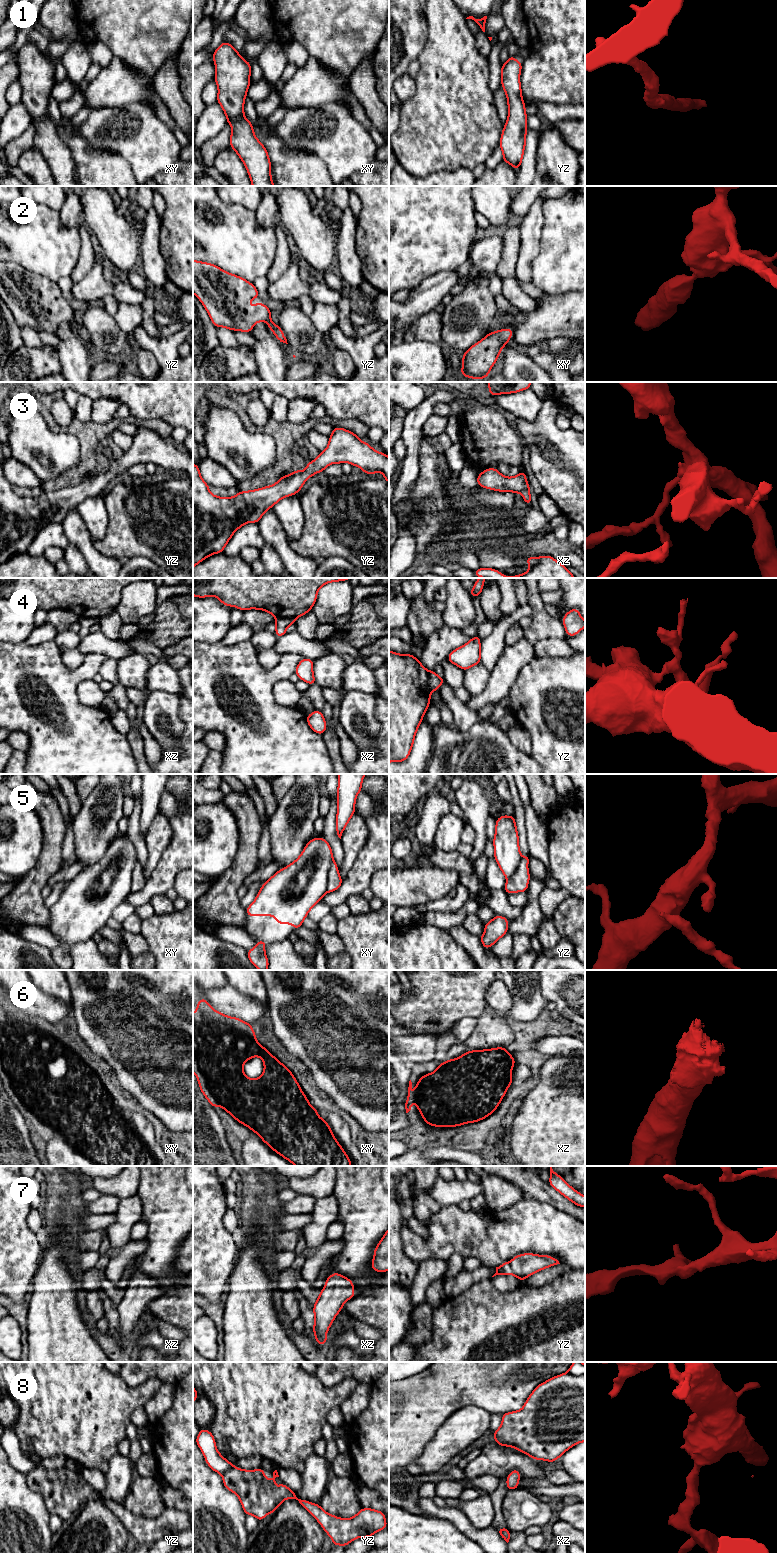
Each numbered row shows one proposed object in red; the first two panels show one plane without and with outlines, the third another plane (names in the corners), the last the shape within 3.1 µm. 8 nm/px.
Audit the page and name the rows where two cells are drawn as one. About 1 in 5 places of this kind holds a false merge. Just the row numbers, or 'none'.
4, 5

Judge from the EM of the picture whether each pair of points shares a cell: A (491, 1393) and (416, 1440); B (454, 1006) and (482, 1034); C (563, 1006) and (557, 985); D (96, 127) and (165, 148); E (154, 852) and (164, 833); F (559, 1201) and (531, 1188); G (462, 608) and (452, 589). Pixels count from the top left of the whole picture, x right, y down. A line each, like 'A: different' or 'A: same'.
A: same
B: different
C: same
D: same
E: same
F: same
G: same

